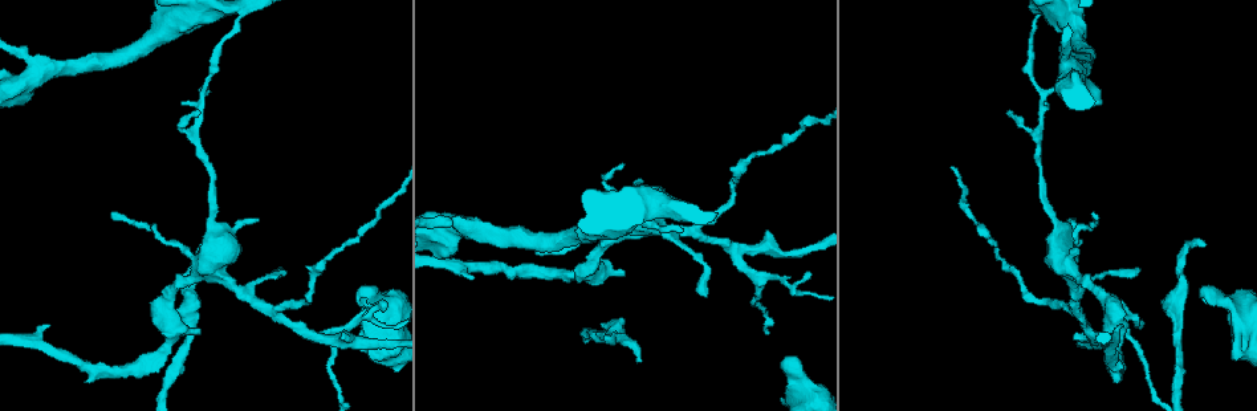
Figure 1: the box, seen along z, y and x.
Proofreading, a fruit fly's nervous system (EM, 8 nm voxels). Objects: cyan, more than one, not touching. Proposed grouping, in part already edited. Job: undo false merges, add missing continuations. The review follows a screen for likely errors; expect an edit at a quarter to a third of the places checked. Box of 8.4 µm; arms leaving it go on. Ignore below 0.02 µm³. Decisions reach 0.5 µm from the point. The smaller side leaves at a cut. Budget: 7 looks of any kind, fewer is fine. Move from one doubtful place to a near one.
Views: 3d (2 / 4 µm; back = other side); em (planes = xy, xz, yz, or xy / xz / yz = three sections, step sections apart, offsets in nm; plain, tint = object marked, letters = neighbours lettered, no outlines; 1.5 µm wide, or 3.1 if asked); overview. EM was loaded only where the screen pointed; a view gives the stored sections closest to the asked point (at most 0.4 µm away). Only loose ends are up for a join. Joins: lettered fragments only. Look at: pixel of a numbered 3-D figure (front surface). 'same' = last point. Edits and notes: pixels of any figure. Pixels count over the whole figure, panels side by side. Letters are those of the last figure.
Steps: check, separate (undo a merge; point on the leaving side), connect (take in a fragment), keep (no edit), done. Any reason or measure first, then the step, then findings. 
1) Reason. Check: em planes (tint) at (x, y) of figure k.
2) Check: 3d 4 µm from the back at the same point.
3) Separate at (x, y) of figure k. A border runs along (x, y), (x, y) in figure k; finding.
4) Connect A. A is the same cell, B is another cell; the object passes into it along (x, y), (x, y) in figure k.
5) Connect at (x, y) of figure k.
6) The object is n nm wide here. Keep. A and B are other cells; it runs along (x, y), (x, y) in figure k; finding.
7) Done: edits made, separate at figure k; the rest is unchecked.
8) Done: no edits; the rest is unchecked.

Branch stops here. Check: 3d 4 µm at (1093, 214) of figure 1.

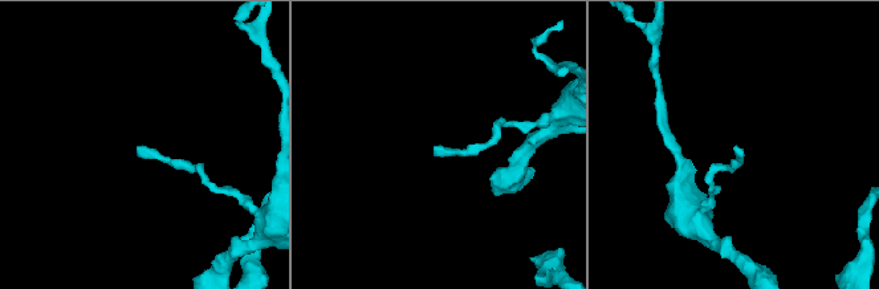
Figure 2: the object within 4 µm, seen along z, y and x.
Now the EM. Check: em planes (letters) at (735, 148) of figure 2.

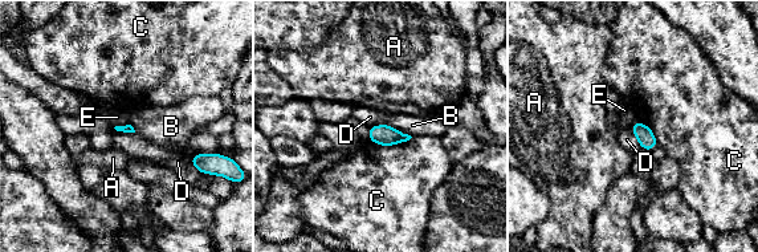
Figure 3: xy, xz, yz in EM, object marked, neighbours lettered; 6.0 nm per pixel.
Keep. A, B, C, D and E are other cells; a border runs along (114, 127), (134, 133) in figure 3; no lettered fragment goes on from it.

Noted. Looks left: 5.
Abrupt turn. Check: em planes (letters) at (1033, 22) of figure 1.

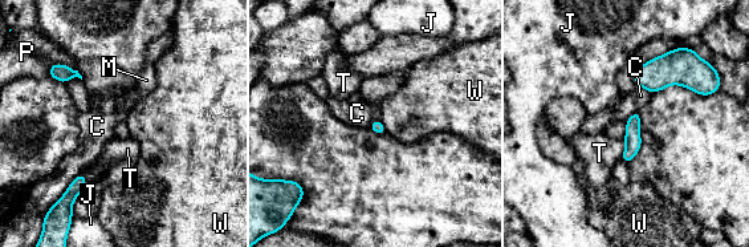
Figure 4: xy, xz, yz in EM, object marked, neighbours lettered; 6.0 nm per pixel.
Keep. C, J, M, P, T and W are other cells; a border runs along (81, 171), (62, 194) in figure 4; all the same neuron.

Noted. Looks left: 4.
Tapers out. Check: 3d 2 µm at (637, 362) of figure 1.

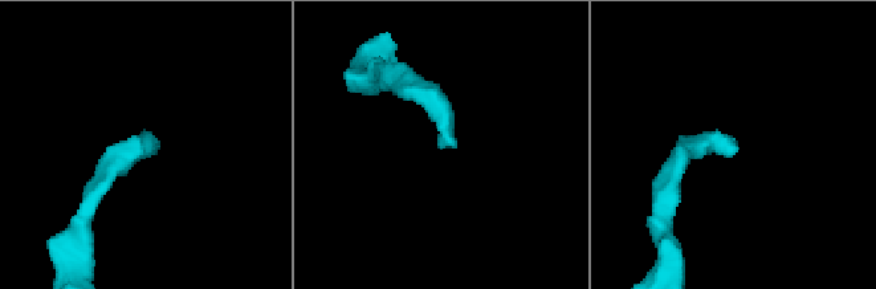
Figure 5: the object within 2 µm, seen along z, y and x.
Now the EM. Check: em planes (letters) at (443, 147) of figure 5.

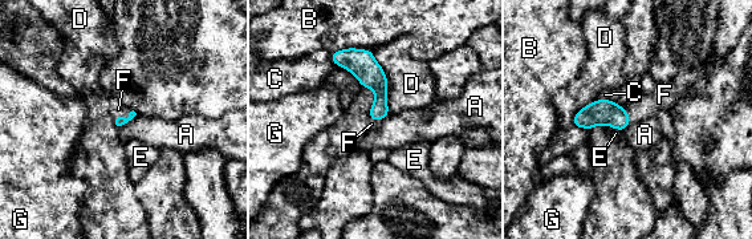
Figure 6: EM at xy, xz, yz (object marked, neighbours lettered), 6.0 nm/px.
Connect F. F is the same cell, A, B, C, D, E and G are other cells; the object passes into it along (120, 121), (124, 117), (118, 109) in figure 6; the neuron continues.

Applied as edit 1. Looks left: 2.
Done: edits made, connect at figure 6; the rest is unchecked.

